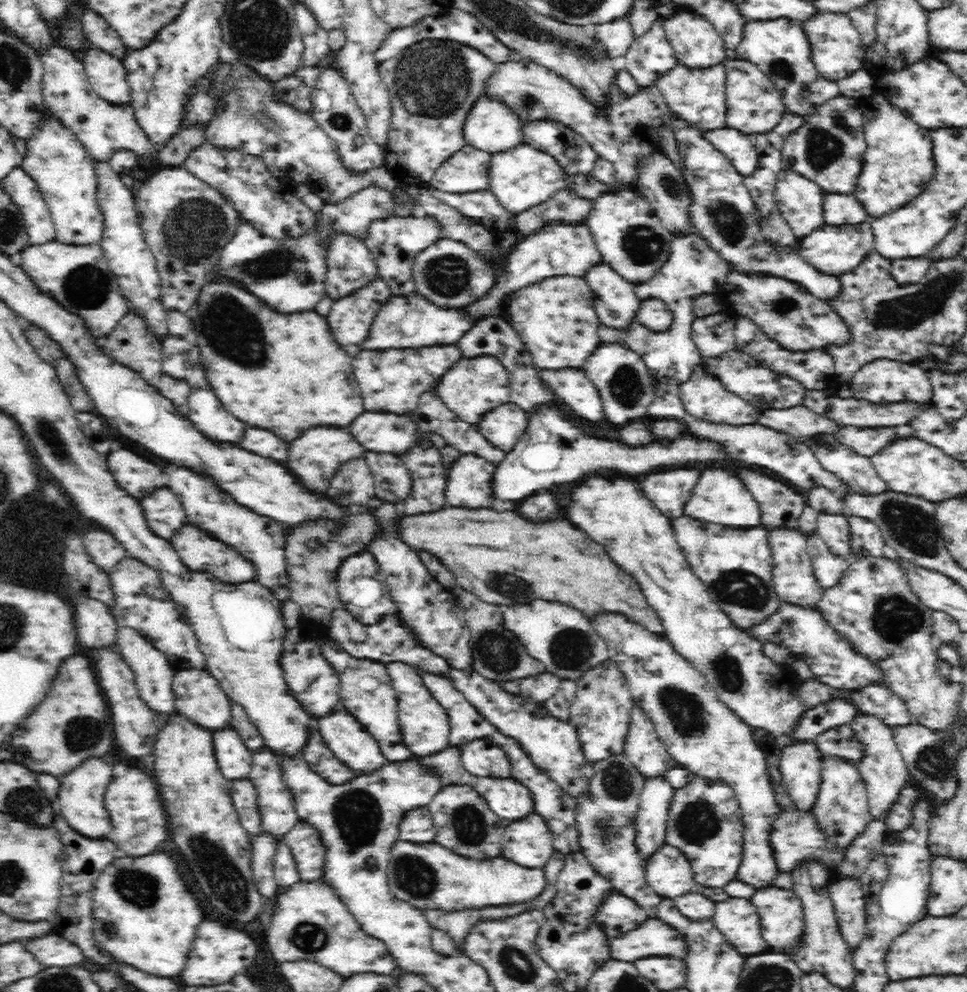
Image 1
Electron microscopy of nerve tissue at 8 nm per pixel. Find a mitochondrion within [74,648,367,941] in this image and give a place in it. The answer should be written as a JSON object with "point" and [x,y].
{"point":[142,888]}

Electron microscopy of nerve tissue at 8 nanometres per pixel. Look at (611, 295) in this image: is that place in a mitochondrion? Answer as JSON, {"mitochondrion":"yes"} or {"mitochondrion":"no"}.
{"mitochondrion":"no"}

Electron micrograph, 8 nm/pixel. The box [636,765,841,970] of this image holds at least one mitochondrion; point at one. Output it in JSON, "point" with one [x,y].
{"point":[697,823]}

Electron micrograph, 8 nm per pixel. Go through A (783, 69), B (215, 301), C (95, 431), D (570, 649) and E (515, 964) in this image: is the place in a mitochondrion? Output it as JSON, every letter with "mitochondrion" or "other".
{"A":"mitochondrion","B":"mitochondrion","C":"other","D":"mitochondrion","E":"mitochondrion"}

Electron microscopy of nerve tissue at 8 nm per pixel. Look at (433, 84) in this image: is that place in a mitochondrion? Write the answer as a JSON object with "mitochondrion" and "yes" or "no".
{"mitochondrion":"yes"}

